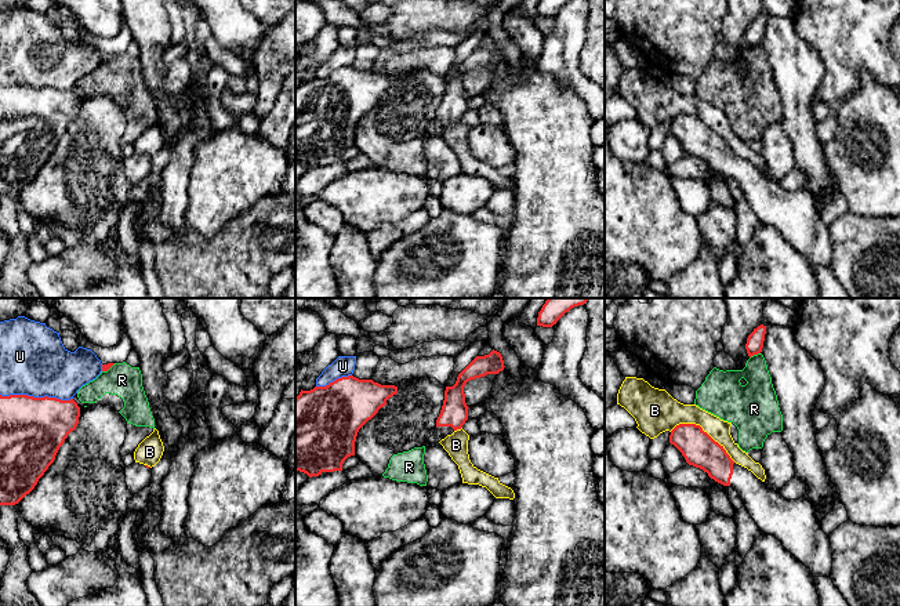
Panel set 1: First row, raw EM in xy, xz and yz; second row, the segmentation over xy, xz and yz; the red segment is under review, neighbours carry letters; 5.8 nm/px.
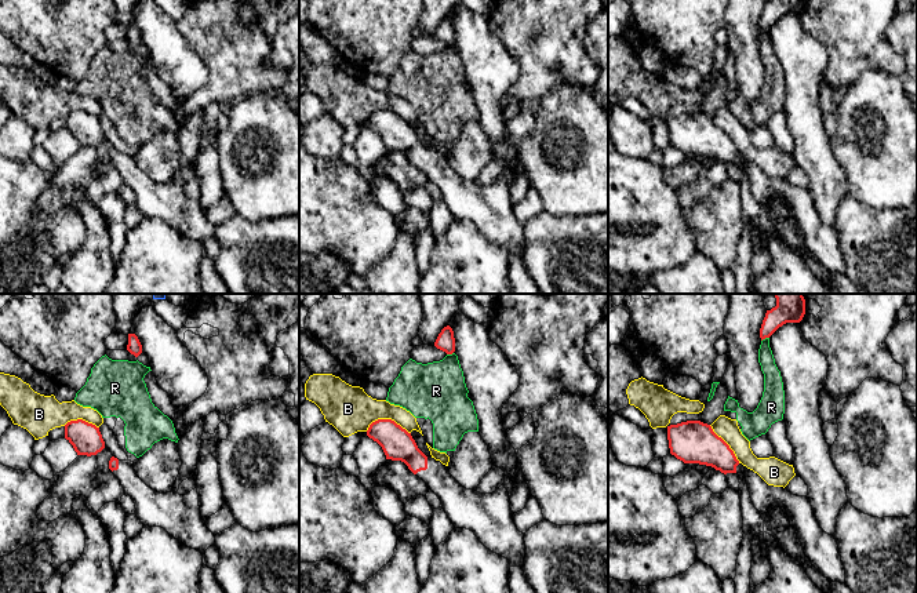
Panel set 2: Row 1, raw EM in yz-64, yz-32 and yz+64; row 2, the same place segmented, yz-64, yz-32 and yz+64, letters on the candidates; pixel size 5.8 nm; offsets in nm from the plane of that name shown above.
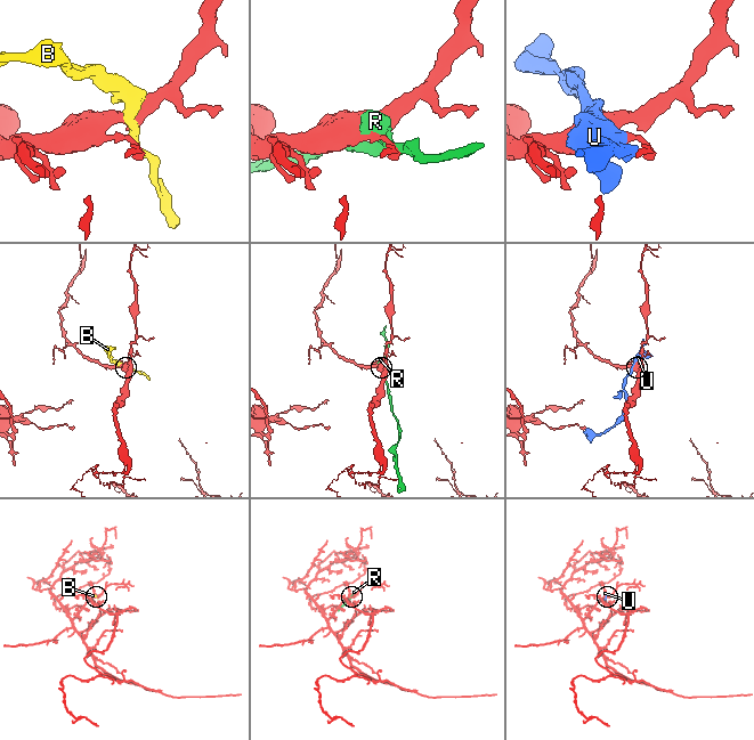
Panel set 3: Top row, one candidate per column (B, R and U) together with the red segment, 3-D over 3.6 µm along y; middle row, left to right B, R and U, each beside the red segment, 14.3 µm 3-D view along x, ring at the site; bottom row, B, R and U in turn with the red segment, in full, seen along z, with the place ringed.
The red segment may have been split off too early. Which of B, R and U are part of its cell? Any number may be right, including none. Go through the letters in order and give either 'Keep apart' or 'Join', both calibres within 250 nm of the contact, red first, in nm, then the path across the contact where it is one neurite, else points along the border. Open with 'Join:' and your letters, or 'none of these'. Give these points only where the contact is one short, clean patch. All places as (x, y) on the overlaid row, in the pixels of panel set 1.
Join: none of these
B: Keep apart. Thickness 200 nm (red) against 220 nm
R: Keep apart. Thickness 100 nm (red) against 200 nm
U: Keep apart. Thickness 380 nm (red) against 400 nm

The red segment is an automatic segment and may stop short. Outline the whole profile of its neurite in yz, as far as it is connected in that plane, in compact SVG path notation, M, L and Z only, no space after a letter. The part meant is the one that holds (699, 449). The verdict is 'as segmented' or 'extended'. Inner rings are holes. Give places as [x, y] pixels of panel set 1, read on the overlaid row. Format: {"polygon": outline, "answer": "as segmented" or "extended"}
{"polygon": "M676 425L671 431L669 443L682 453L689 465L703 469L711 479L723 486L732 486L738 493L744 507L758 525L761 534L776 537L788 552L810 569L813 577L831 577L832 548L830 537L821 530L816 516L816 507L808 494L799 500L787 500L780 491L767 489L751 471L736 464L723 446L704 432L700 425Z", "answer": "extended"}

